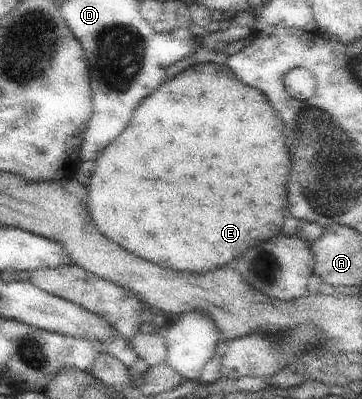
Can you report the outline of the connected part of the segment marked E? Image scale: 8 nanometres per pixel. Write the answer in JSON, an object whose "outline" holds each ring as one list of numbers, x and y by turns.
{"outline":[[203,63,190,66,175,78,168,78,153,96,149,96,135,116,131,118,125,132,105,148,98,156,96,167,88,186,88,203,96,227,113,242,120,244,129,252,152,263,178,270,179,272,204,273,228,266,249,248,261,244,263,240,277,237,282,232,283,221,288,215,287,182,291,174,291,158,287,150,287,140,283,134,283,120,269,104,267,96,259,88,249,88,233,74,225,64]]}

